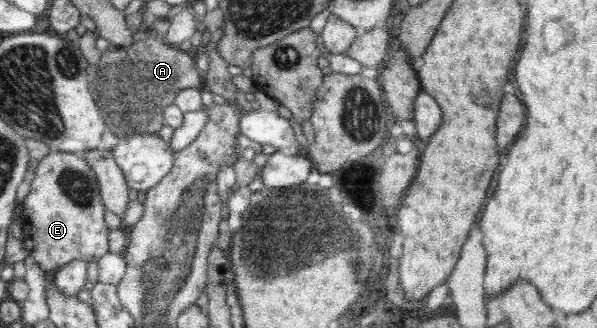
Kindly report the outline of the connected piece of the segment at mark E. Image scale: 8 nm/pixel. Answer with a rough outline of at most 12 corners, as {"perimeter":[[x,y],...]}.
{"perimeter":[[51,150],[19,214],[44,273],[109,252],[96,174]]}

